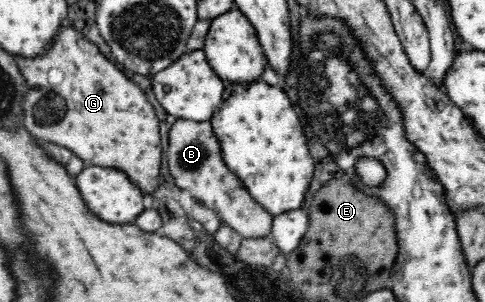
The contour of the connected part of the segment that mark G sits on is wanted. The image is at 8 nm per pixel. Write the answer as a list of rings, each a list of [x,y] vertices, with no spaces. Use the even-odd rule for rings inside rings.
[[[71,24],[63,26],[56,34],[48,51],[35,58],[16,57],[17,64],[27,80],[28,93],[24,96],[25,129],[29,134],[49,140],[69,149],[77,158],[93,166],[109,166],[125,172],[143,194],[153,196],[160,185],[162,165],[159,120],[145,92],[133,84],[123,71],[118,70],[99,51],[95,44],[85,40]]]

